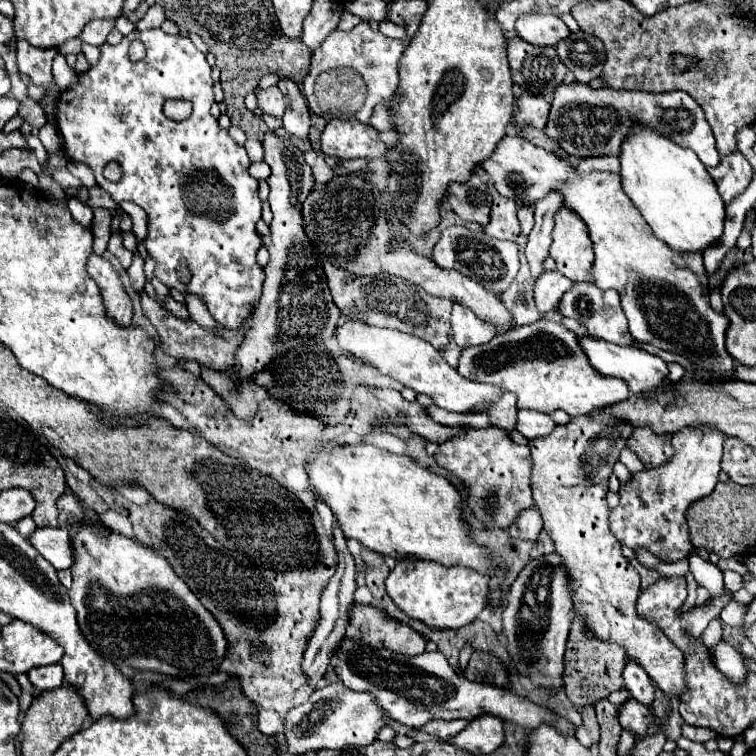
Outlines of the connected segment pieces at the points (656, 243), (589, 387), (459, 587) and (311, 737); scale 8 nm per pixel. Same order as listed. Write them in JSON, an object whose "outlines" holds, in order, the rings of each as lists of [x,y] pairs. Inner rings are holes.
{"outlines":[[[[514,132],[500,140],[494,154],[480,162],[480,168],[494,182],[498,194],[512,198],[518,206],[534,206],[548,192],[560,192],[564,196],[562,206],[580,216],[594,244],[594,284],[602,290],[618,290],[634,340],[686,356],[696,364],[696,376],[702,380],[710,380],[710,372],[728,374],[734,370],[734,360],[724,346],[728,318],[710,308],[702,254],[672,252],[668,244],[658,240],[640,212],[628,202],[628,196],[624,196],[620,174],[598,170],[582,174],[574,160],[548,152]]],[[[548,320],[512,328],[512,332],[498,334],[484,346],[464,348],[456,370],[468,380],[514,392],[520,410],[538,410],[544,414],[552,414],[554,410],[564,410],[570,416],[590,414],[630,396],[624,380],[600,376],[588,364],[576,334]]],[[[398,560],[386,578],[386,590],[392,602],[410,618],[424,622],[428,628],[462,628],[470,624],[486,606],[488,576],[464,566],[442,566],[430,560]]],[[[334,682],[320,690],[316,688],[304,704],[288,712],[284,734],[288,738],[288,752],[306,754],[324,748],[344,748],[348,744],[368,746],[376,740],[384,726],[384,710],[372,700],[368,692],[352,692],[350,688],[344,688],[344,684]]]]}

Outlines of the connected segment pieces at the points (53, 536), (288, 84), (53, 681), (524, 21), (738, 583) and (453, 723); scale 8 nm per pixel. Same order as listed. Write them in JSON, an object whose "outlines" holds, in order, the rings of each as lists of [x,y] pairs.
{"outlines":[[[[36,528],[28,540],[56,570],[72,566],[68,528]]],[[[280,80],[276,86],[280,88],[280,92],[284,92],[286,98],[286,114],[282,118],[286,132],[290,136],[306,140],[310,128],[310,110],[306,106],[306,98],[292,80]]],[[[52,664],[52,666],[44,666],[44,668],[32,668],[32,672],[28,672],[28,678],[30,678],[34,690],[38,690],[38,692],[65,685],[63,667],[60,664]]],[[[552,14],[518,16],[516,32],[522,40],[534,46],[556,46],[570,34],[568,26],[558,16]]],[[[726,570],[726,572],[724,572],[724,584],[728,586],[730,592],[736,592],[736,590],[744,588],[744,580],[742,580],[742,576],[736,574],[736,572],[732,572],[732,570]]],[[[434,720],[434,722],[424,724],[422,730],[438,740],[446,740],[446,738],[458,734],[466,724],[468,724],[466,720]]]]}

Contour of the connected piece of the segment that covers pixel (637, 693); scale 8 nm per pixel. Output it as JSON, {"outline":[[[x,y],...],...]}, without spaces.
{"outline":[[[628,658],[628,664],[624,666],[622,680],[624,680],[624,686],[630,690],[630,694],[636,700],[640,700],[642,704],[648,704],[648,706],[652,704],[652,700],[654,700],[652,680],[644,672],[644,668],[640,668],[640,664],[636,664],[632,658]]]}

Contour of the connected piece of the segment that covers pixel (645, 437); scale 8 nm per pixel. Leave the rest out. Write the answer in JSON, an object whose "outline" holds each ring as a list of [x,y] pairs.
{"outline":[[[640,426],[640,428],[634,428],[626,446],[638,454],[638,458],[644,462],[646,468],[658,468],[674,456],[670,440],[672,440],[672,434],[658,436],[656,432],[652,432],[652,428]]]}

